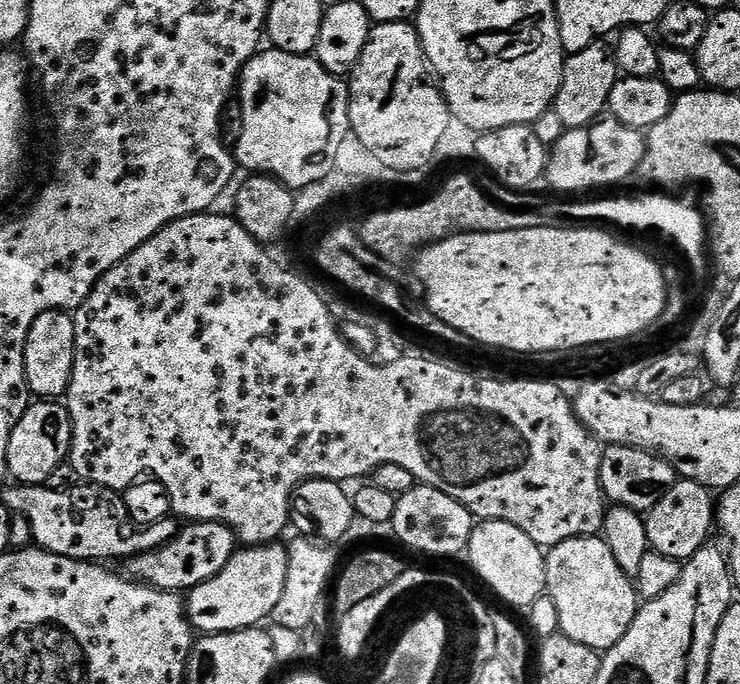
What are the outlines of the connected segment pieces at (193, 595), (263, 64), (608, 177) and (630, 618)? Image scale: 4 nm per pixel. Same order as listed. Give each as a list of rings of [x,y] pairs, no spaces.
[[[280,542],[241,547],[214,578],[194,586],[186,596],[186,615],[200,634],[237,632],[263,625],[286,590],[288,548]]]
[[[261,50],[252,57],[252,60],[240,72],[240,82],[238,85],[238,100],[240,96],[240,141],[237,142],[236,148],[234,144],[234,155],[236,163],[241,169],[245,168],[248,174],[263,174],[273,176],[276,180],[293,190],[306,188],[312,183],[318,182],[322,178],[326,178],[326,174],[330,173],[331,167],[334,166],[338,150],[343,144],[349,143],[350,114],[348,113],[348,85],[341,77],[331,76],[326,69],[320,65],[319,60],[311,55],[295,56],[289,52],[281,52],[279,50]]]
[[[600,118],[584,128],[569,128],[551,149],[546,184],[556,192],[584,194],[587,188],[608,188],[620,184],[641,171],[644,163],[646,136],[639,128],[631,128],[611,118]]]
[[[599,535],[575,536],[547,549],[544,565],[548,583],[546,592],[554,598],[554,606],[558,606],[560,632],[574,638],[574,642],[582,642],[582,646],[590,646],[601,654],[614,647],[634,622],[638,611],[638,593],[635,583],[624,573],[622,566],[614,562],[610,546],[606,546],[606,542]]]

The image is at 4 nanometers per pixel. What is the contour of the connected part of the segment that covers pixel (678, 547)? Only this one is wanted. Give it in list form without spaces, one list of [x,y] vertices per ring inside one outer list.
[[[677,479],[675,486],[666,490],[666,494],[662,494],[660,501],[646,514],[644,525],[649,549],[666,554],[668,558],[687,562],[698,549],[709,543],[708,535],[712,528],[714,532],[716,510],[713,489],[696,480]]]

